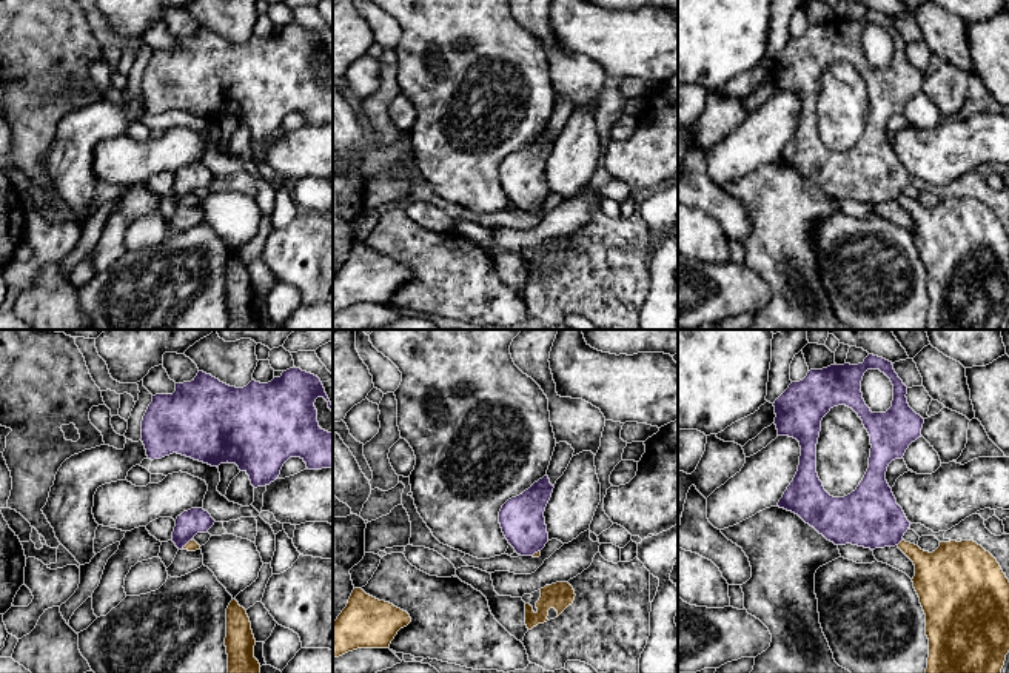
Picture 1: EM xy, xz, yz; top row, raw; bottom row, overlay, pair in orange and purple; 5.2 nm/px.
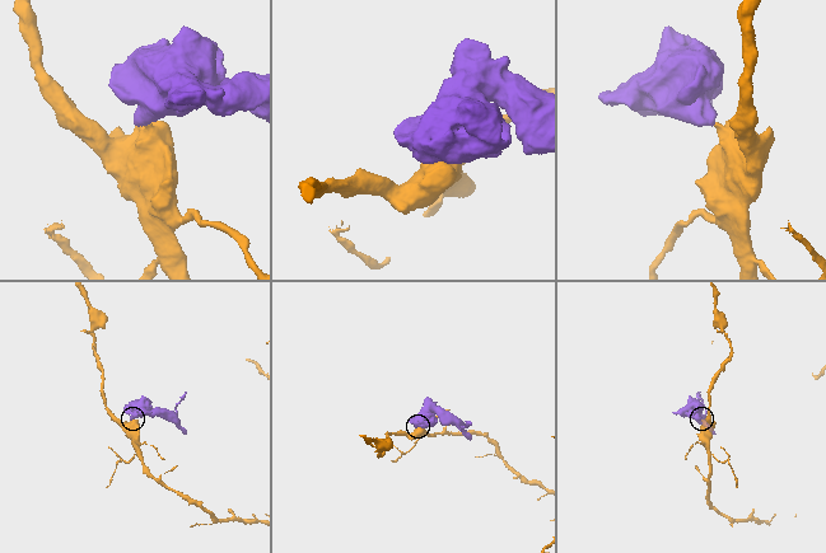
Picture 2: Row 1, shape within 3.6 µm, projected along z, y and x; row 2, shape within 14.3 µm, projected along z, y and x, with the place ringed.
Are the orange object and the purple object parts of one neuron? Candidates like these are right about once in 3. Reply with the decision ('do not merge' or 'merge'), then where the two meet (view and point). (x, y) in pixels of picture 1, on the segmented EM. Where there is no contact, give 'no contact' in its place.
do not merge | yz (901, 541)

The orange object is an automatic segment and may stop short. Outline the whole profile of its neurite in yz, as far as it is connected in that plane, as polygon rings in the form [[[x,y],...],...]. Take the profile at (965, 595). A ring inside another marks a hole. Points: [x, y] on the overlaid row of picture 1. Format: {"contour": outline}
{"contour": [[[903,539],[898,548],[915,565],[912,582],[926,614],[929,639],[926,673],[1001,673],[1009,653],[1009,579],[997,559],[974,541],[940,542],[940,547],[929,553]]]}

